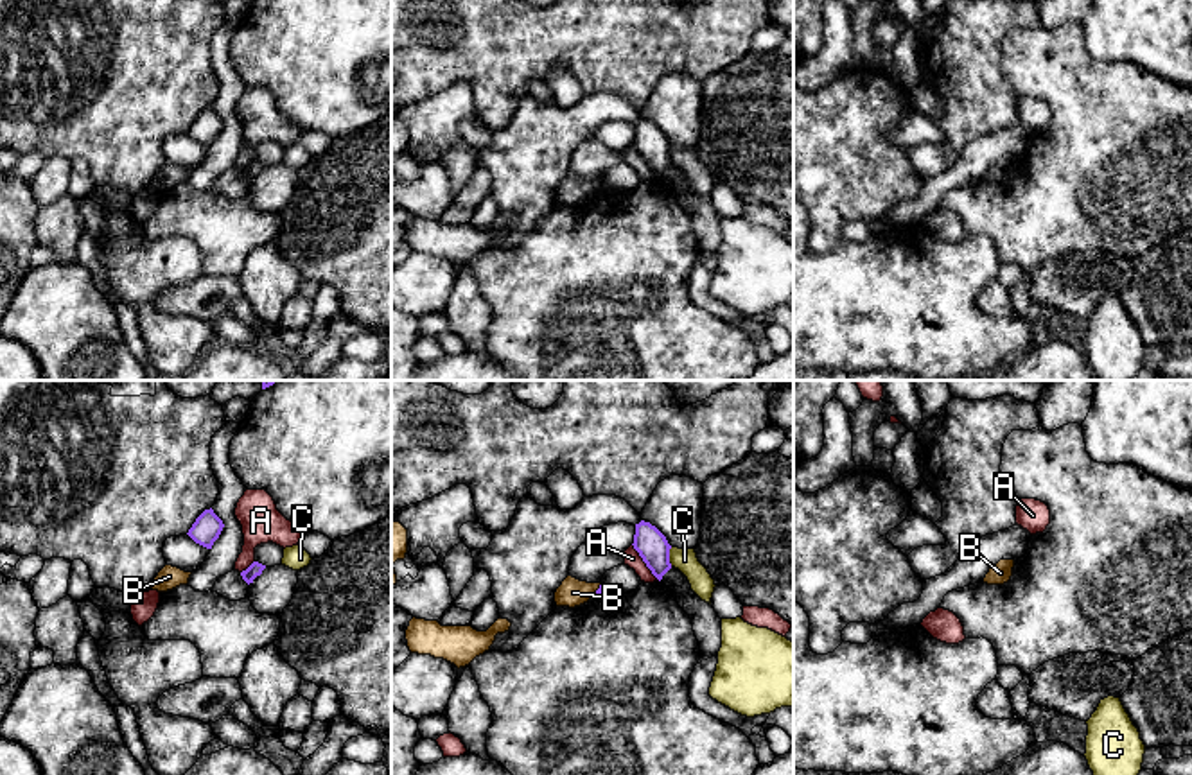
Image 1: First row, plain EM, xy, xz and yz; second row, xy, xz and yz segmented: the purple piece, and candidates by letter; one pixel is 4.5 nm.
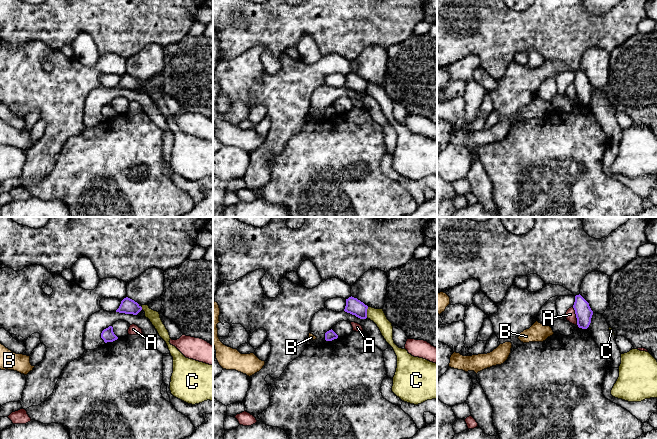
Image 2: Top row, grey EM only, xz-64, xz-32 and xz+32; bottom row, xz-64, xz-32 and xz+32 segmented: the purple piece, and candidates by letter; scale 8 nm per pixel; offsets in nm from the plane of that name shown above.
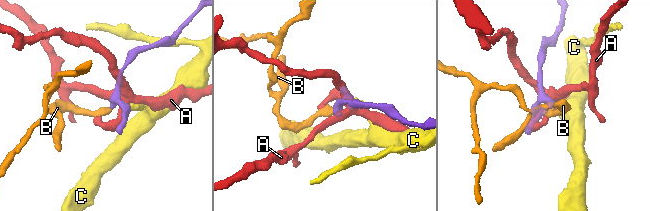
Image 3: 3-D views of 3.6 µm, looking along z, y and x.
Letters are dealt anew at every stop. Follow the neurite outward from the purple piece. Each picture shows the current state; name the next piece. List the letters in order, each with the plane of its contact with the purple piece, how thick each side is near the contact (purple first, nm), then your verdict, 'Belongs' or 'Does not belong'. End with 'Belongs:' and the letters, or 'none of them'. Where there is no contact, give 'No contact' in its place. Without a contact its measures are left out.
A: Touches purple in xz. Thickness 140 nm (purple) against 70 nm. Does not belong
B: Touches purple in xz. Thickness 40 nm (purple) against 130 nm. Does not belong
C: Touches purple in xz. Thickness 140 nm (purple) against 100 nm. Does not belong
Belongs: none of them

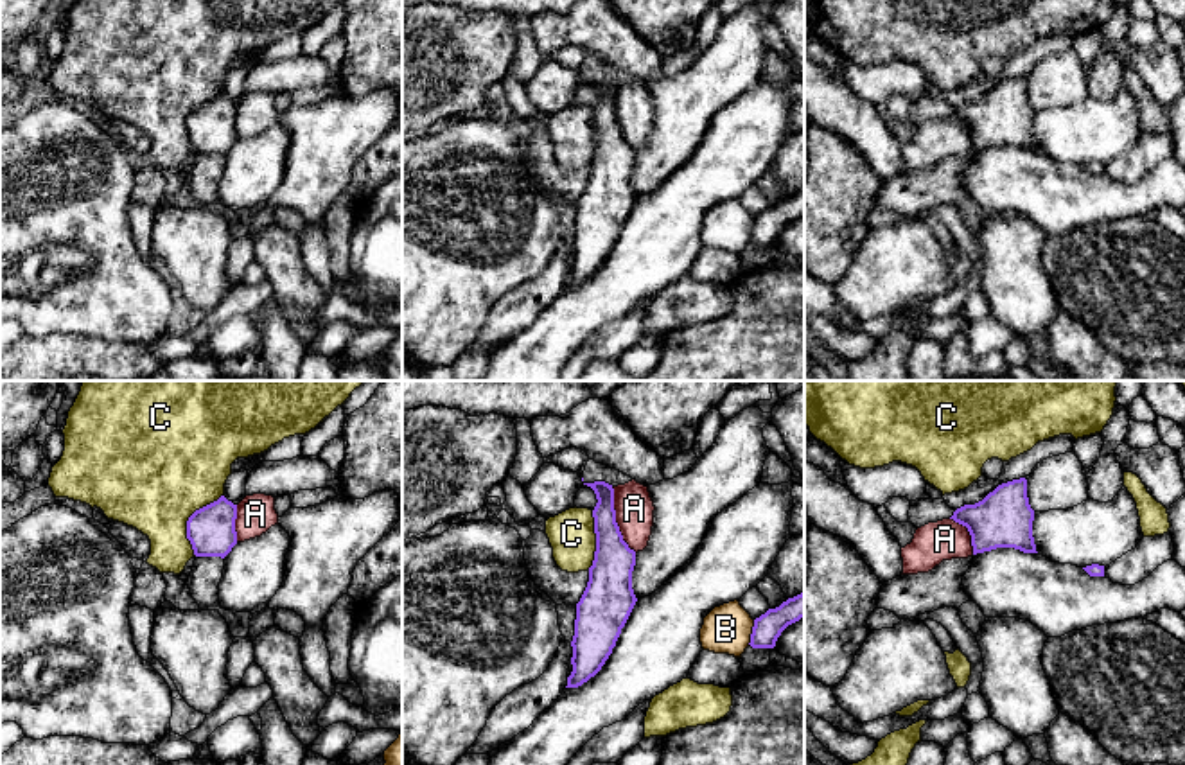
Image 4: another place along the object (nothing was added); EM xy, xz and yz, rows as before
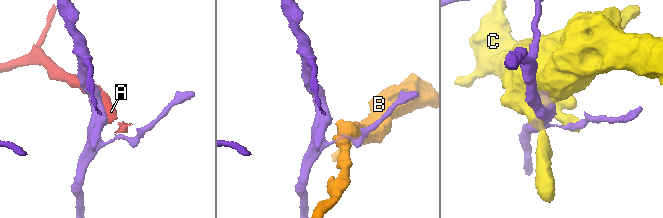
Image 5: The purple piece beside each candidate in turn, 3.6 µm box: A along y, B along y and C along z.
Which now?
A: Touches purple in xz. Thickness 190 nm (purple) against 180 nm. Belongs
B: Touches purple in xz. Thickness 120 nm (purple) against 220 nm. Does not belong
C: Touches purple in xy. Thickness 220 nm (purple) against 480 nm. Does not belong
Belongs: A

